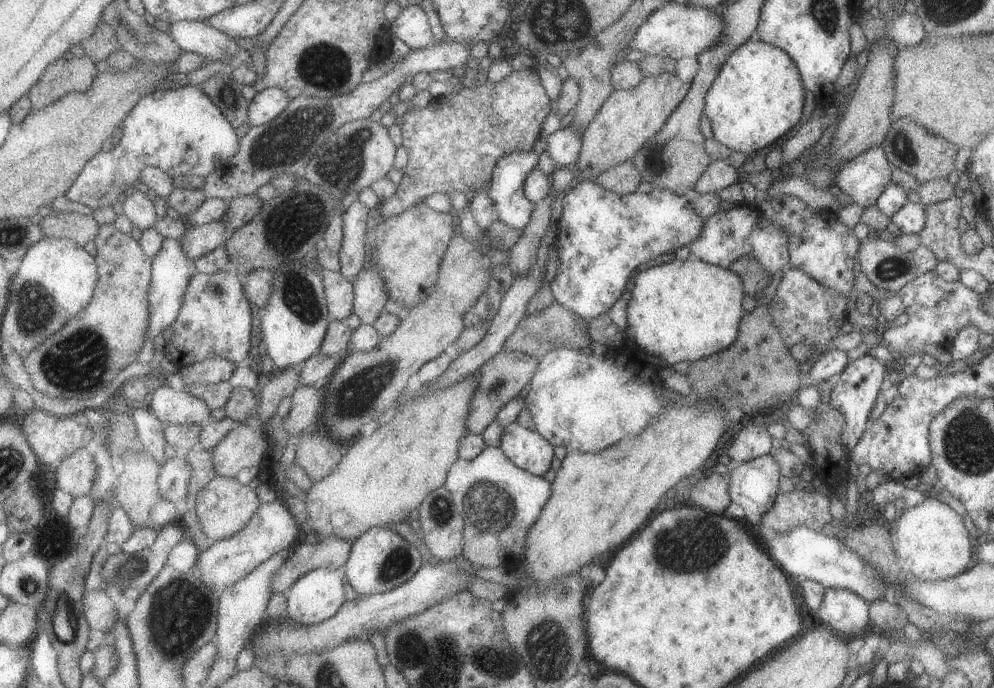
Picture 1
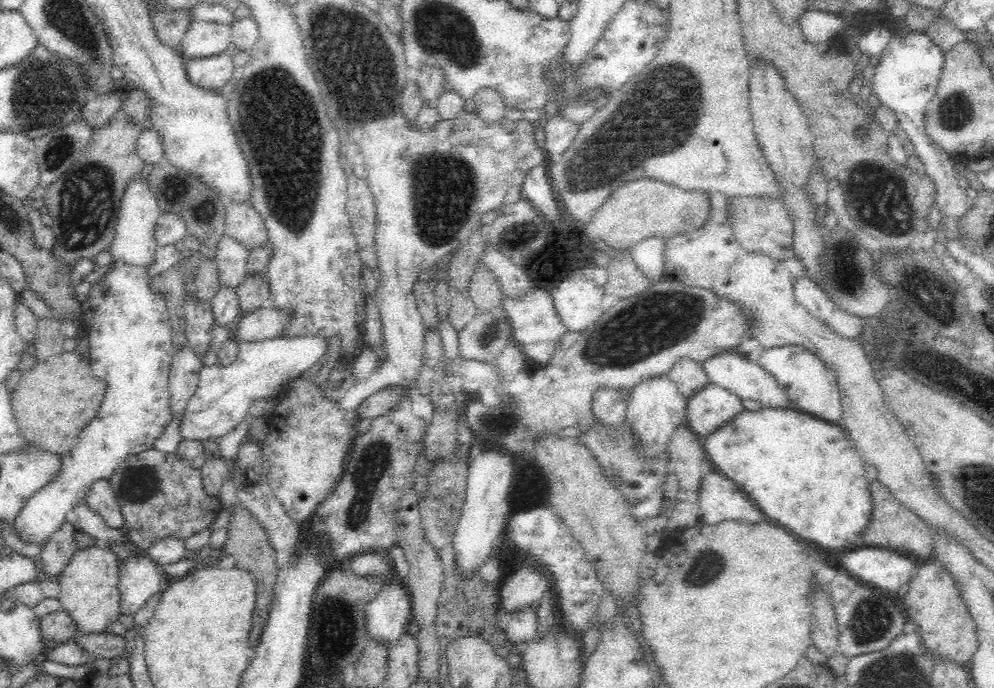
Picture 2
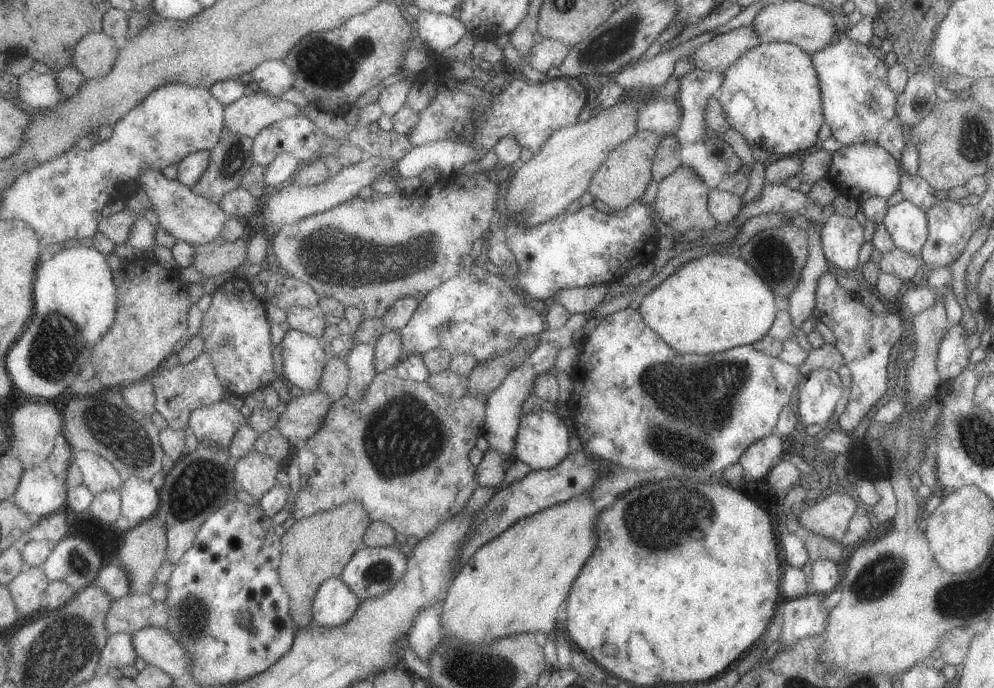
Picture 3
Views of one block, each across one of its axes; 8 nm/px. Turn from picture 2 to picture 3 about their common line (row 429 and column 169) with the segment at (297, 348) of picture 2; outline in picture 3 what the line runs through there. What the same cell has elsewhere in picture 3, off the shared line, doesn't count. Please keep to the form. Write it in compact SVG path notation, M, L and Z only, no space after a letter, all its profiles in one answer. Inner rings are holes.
M147 168L140 182L148 198L155 204L159 226L167 228L179 241L183 240L194 246L213 242L223 232L225 224L231 220L231 216L221 208L220 204L209 202L203 196L195 194L179 180L170 180L161 170Z

